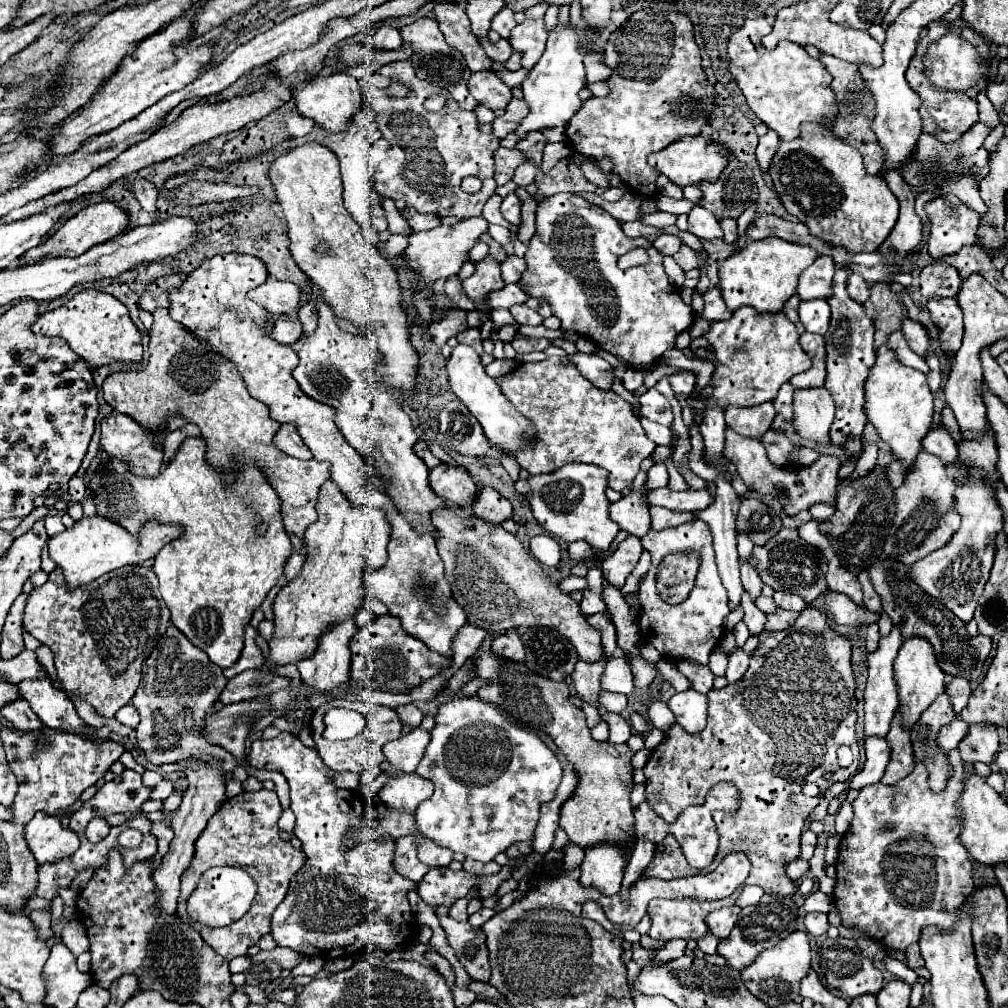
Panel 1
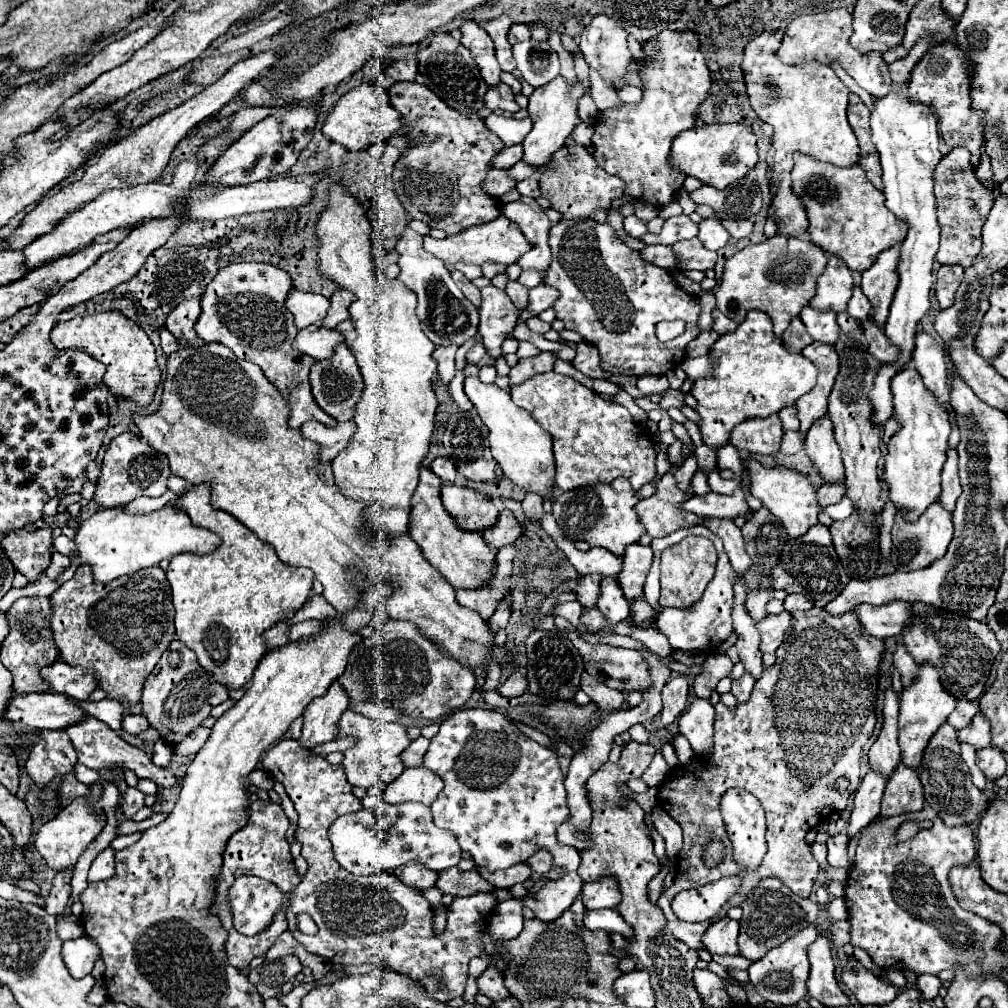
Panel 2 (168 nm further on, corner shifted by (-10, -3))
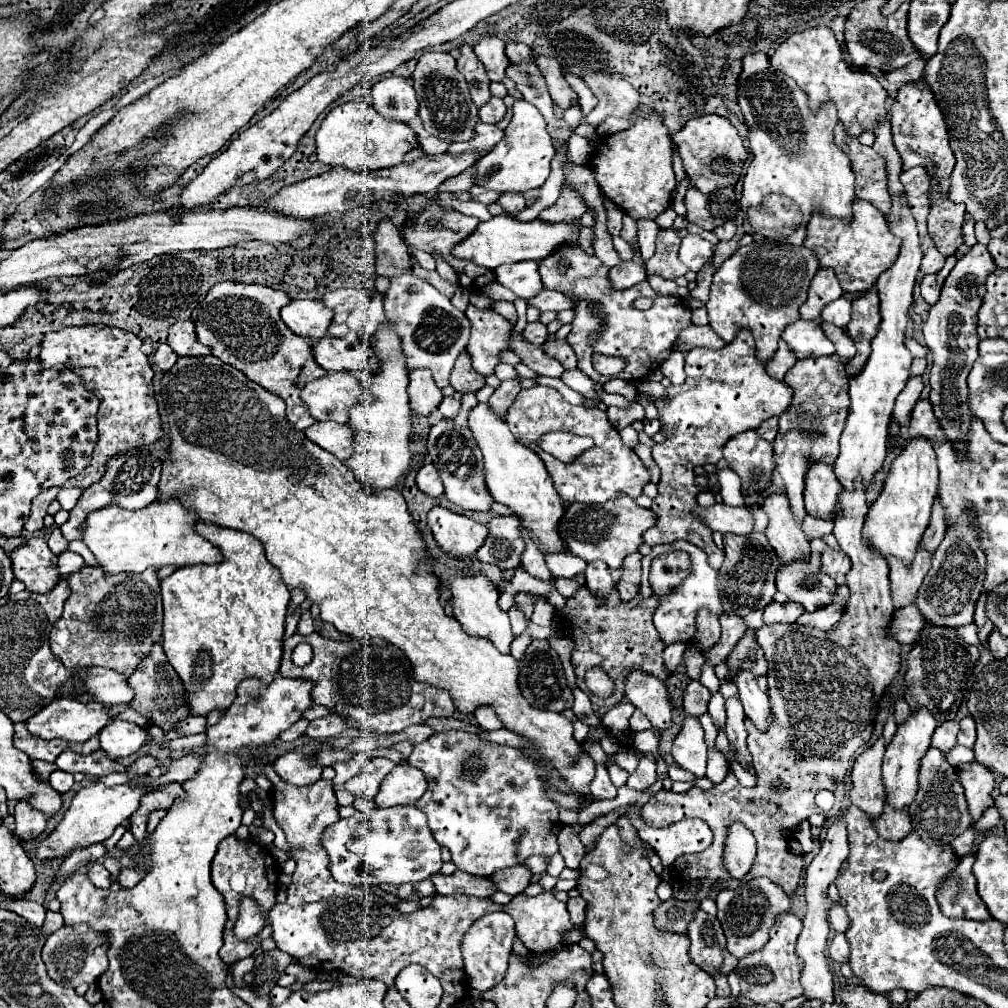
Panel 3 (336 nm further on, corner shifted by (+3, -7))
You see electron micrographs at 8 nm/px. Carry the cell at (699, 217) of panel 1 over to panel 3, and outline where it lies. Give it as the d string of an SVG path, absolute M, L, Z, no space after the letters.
M687 234L679 248L679 260L693 272L699 272L703 264L713 256L713 246L699 234Z

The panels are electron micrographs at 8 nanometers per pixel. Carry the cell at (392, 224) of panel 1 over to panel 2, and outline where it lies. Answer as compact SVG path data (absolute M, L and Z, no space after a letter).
M406 224L404 234L400 236L400 242L396 244L396 250L400 254L398 280L404 282L410 290L414 290L418 294L416 314L422 322L424 334L436 346L464 344L470 336L474 336L478 332L478 318L480 318L478 308L470 300L464 298L462 290L454 284L454 280L452 280L448 268L444 266L444 262L440 262L436 256L428 254L422 248L422 236Z

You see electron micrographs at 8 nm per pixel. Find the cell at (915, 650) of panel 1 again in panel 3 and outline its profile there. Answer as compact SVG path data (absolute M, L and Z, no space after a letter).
M919 708L915 714L911 714L905 724L901 724L897 728L897 734L893 736L891 744L885 750L885 758L883 758L883 786L885 786L885 794L887 794L887 804L903 810L907 808L917 794L917 774L919 774L919 762L923 758L923 754L929 750L931 744L931 736L937 728L937 722L933 718L933 714L927 708Z

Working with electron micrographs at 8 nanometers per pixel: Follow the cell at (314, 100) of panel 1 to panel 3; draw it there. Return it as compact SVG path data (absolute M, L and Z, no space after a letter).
M345 102L333 108L323 120L317 136L317 158L327 166L341 166L355 172L379 170L401 164L405 154L419 146L417 134L407 124L385 120L373 104Z

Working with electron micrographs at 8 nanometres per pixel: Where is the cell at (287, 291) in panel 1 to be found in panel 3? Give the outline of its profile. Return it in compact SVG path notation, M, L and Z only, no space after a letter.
M291 300L281 310L281 318L297 336L323 338L333 320L333 310L321 300Z

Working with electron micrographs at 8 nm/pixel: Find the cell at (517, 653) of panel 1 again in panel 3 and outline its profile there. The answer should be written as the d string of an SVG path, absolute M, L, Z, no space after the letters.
M481 706L477 712L475 712L475 720L477 720L477 726L485 732L491 732L491 730L499 730L501 728L501 722L497 718L497 714L487 708L487 706Z

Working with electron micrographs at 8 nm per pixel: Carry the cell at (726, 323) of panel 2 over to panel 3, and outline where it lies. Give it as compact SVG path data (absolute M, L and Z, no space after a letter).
M687 326L683 334L679 334L675 348L681 352L687 352L691 348L711 348L719 350L725 342L711 330L711 326Z

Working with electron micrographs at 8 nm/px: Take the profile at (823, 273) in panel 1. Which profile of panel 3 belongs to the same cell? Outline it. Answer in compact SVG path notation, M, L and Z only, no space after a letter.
M819 268L815 278L809 286L809 298L801 306L801 318L803 320L817 320L821 316L821 310L843 296L843 290L837 282L837 276L831 268Z

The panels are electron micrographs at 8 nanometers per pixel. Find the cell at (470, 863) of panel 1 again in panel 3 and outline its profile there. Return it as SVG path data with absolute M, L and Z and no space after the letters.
M513 866L513 868L507 868L507 870L499 870L491 876L493 884L509 894L509 896L517 896L521 894L529 884L531 884L531 870L527 870L527 866Z

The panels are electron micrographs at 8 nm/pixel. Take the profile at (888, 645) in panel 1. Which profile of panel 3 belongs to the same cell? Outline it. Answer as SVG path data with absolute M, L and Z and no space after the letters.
M879 738L869 750L865 750L853 764L853 788L851 802L859 806L867 818L873 822L883 812L885 804L885 788L881 782L881 764L883 764L883 738Z

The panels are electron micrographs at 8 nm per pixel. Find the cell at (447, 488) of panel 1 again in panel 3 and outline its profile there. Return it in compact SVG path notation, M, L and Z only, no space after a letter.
M435 506L427 514L427 524L429 524L439 548L455 560L471 558L479 550L479 546L483 546L483 542L489 534L487 526L483 526L467 516L449 512L441 506Z

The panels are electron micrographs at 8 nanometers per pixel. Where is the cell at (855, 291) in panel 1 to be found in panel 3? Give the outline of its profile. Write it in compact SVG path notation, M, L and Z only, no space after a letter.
M837 298L835 302L827 304L823 308L823 314L821 314L821 320L823 322L829 322L829 324L835 324L839 328L845 328L847 322L851 320L851 302L847 298Z

